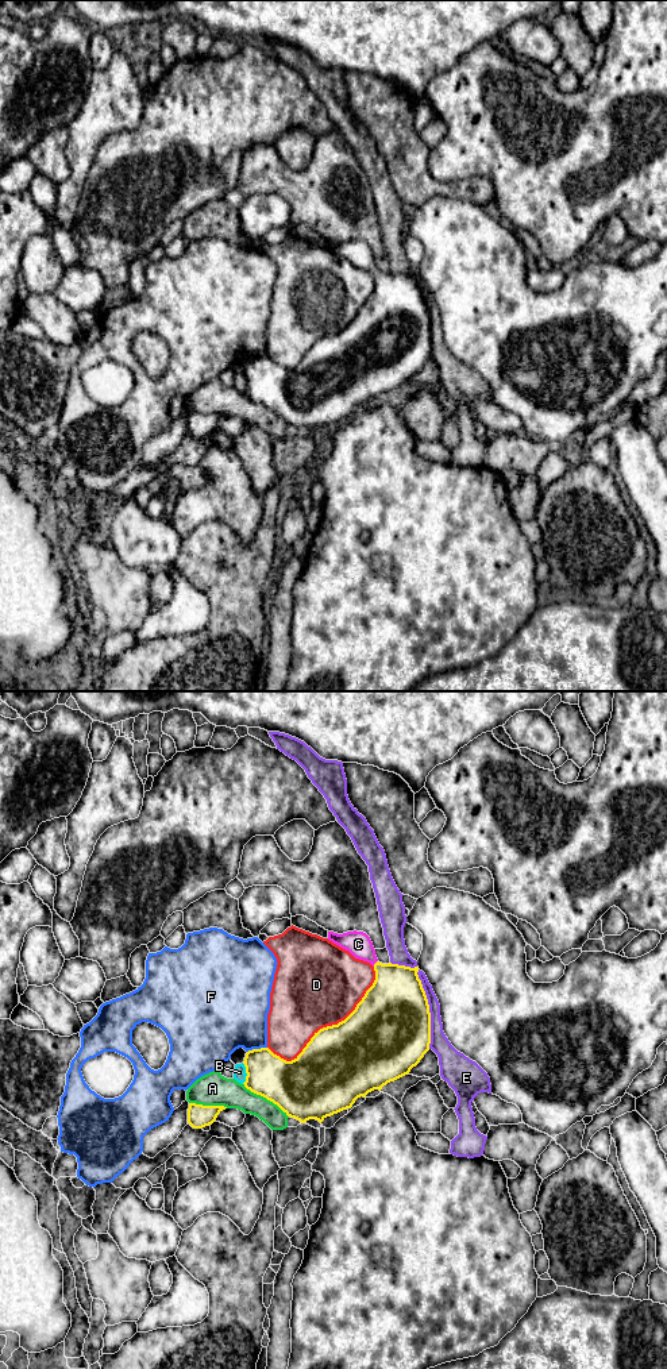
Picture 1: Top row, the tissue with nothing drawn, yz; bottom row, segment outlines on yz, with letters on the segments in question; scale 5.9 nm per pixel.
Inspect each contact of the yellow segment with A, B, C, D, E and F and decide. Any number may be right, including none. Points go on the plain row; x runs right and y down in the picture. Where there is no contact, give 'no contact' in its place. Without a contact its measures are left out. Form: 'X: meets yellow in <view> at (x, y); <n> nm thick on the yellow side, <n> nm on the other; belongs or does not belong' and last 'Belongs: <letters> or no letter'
A: meets yellow in yz at (265, 405); 380 nm thick on the yellow side, 170 nm on the other; does not belong
B: meets yellow in yz at (246, 381); 280 nm thick on the yellow side, 80 nm on the other; does not belong
C: meets yellow in yz at (376, 272); 340 nm thick on the yellow side, 150 nm on the other; belongs
D: meets yellow in yz at (330, 335); 460 nm thick on the yellow side, 480 nm on the other; does not belong
E: meets yellow in yz at (428, 317); 480 nm thick on the yellow side, 110 nm on the other; does not belong
F: meets yellow in yz at (257, 358); 260 nm thick on the yellow side, 400 nm on the other; does not belong
Belongs: C

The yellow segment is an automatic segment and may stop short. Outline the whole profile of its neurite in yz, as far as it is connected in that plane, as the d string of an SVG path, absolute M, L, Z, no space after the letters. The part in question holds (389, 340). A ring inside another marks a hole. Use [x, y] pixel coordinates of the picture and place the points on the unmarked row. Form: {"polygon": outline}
{"polygon": "M354 239L343 243L328 240L328 248L348 259L355 267L367 270L374 275L375 289L373 294L344 329L315 342L294 369L286 370L269 356L261 356L248 359L243 370L247 382L244 396L273 410L288 425L301 432L309 428L321 432L327 425L351 417L358 406L366 406L374 398L381 400L388 392L408 383L429 359L431 352L431 321L425 300L417 284L419 275L410 277L379 271L370 246L363 240Z"}

